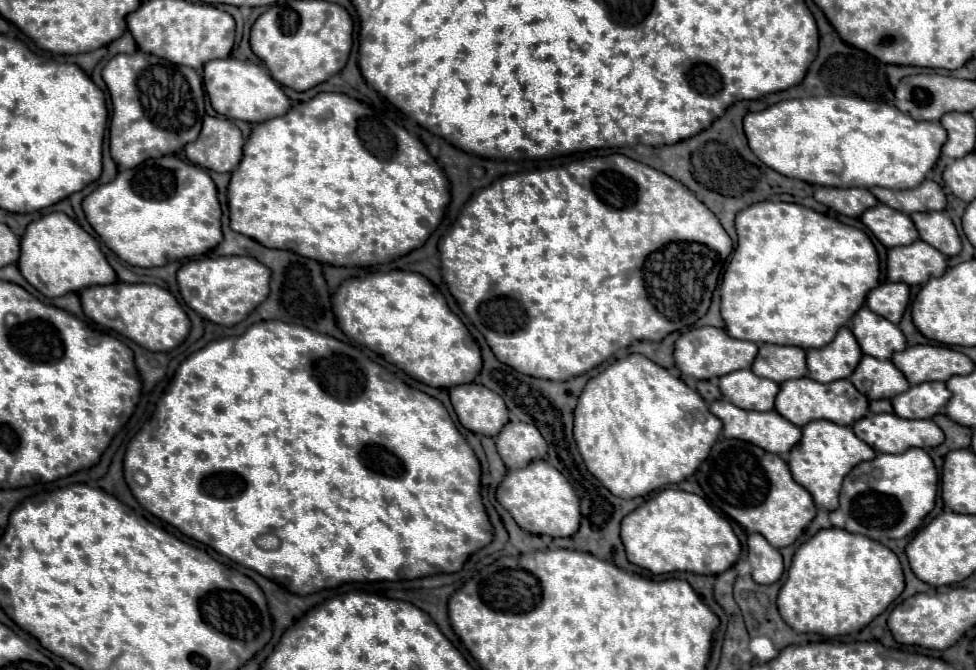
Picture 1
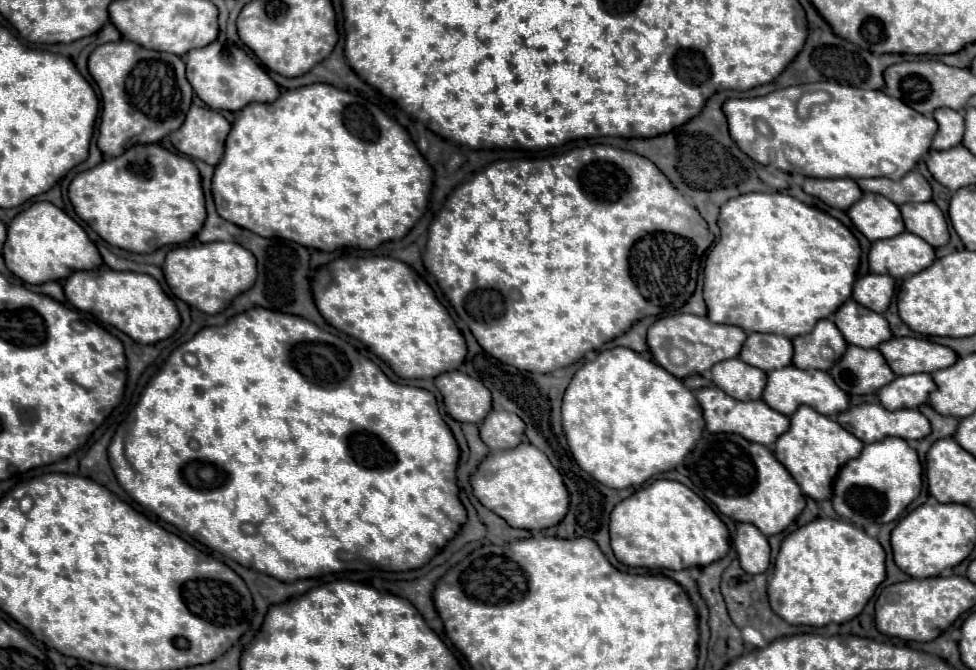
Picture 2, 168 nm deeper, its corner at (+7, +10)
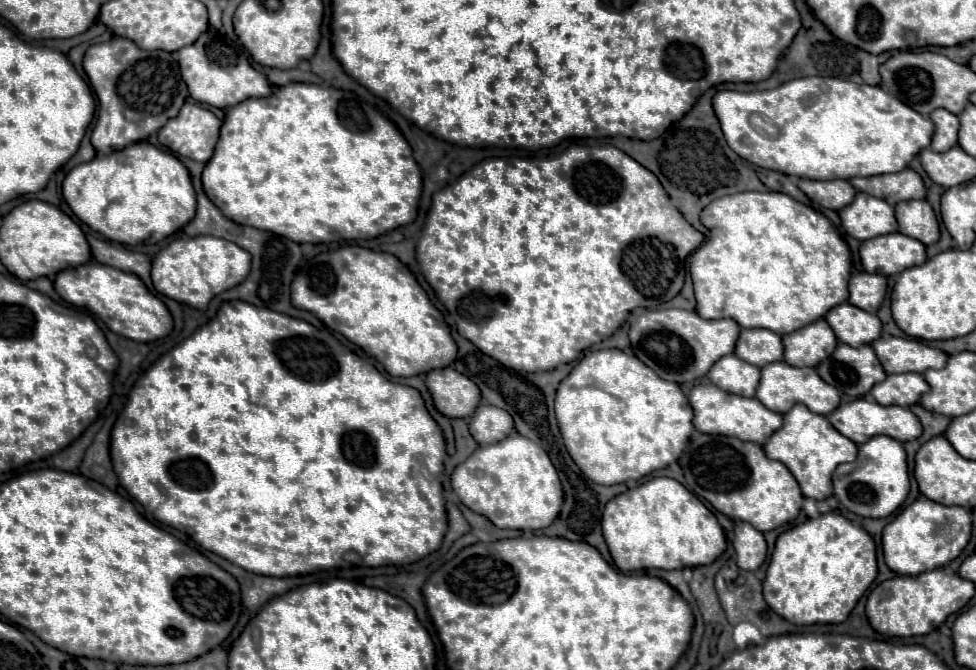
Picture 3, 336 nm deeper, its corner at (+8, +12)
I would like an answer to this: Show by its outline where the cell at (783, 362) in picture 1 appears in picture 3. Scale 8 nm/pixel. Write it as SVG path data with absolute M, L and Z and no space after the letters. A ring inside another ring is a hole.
M743 328L735 344L735 354L741 360L761 368L765 364L783 360L783 342L781 342L781 336L771 330L765 330L765 328L745 330Z

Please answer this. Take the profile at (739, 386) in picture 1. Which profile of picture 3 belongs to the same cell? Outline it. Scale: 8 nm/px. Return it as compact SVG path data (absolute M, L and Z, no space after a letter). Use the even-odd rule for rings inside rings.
M729 354L713 364L707 378L715 386L721 386L721 390L729 390L731 394L755 396L761 372L757 366L739 360L735 354Z

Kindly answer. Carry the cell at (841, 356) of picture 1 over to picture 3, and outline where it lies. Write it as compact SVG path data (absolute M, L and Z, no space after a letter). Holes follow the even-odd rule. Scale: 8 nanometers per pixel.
M821 318L793 334L783 336L783 360L791 366L817 366L837 346L837 338L829 324Z

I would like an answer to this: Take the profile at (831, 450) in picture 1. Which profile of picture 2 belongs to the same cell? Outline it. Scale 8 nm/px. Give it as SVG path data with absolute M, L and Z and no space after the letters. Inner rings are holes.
M800 406L790 416L790 430L776 440L774 456L784 464L806 496L822 502L832 496L832 480L840 466L858 456L862 448L864 444L856 436L850 436L836 420L814 412L810 406Z

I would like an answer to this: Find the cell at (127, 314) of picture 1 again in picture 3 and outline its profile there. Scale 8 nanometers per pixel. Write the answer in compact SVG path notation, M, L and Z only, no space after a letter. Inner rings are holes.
M91 260L77 268L61 270L55 276L53 288L65 302L87 308L97 318L101 318L109 330L125 338L137 342L153 342L165 338L173 328L173 320L167 306L155 294L151 294L135 274L117 270L113 266L105 266Z

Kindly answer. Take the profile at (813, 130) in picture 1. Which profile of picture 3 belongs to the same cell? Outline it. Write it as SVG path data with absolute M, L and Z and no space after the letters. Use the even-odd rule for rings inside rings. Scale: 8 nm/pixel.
M823 76L793 79L773 90L761 92L721 90L713 96L713 110L719 118L729 148L743 160L767 170L813 180L877 176L905 170L909 162L919 154L919 150L931 144L935 130L929 118L917 114L901 100L883 92L879 86L857 86L847 80Z

